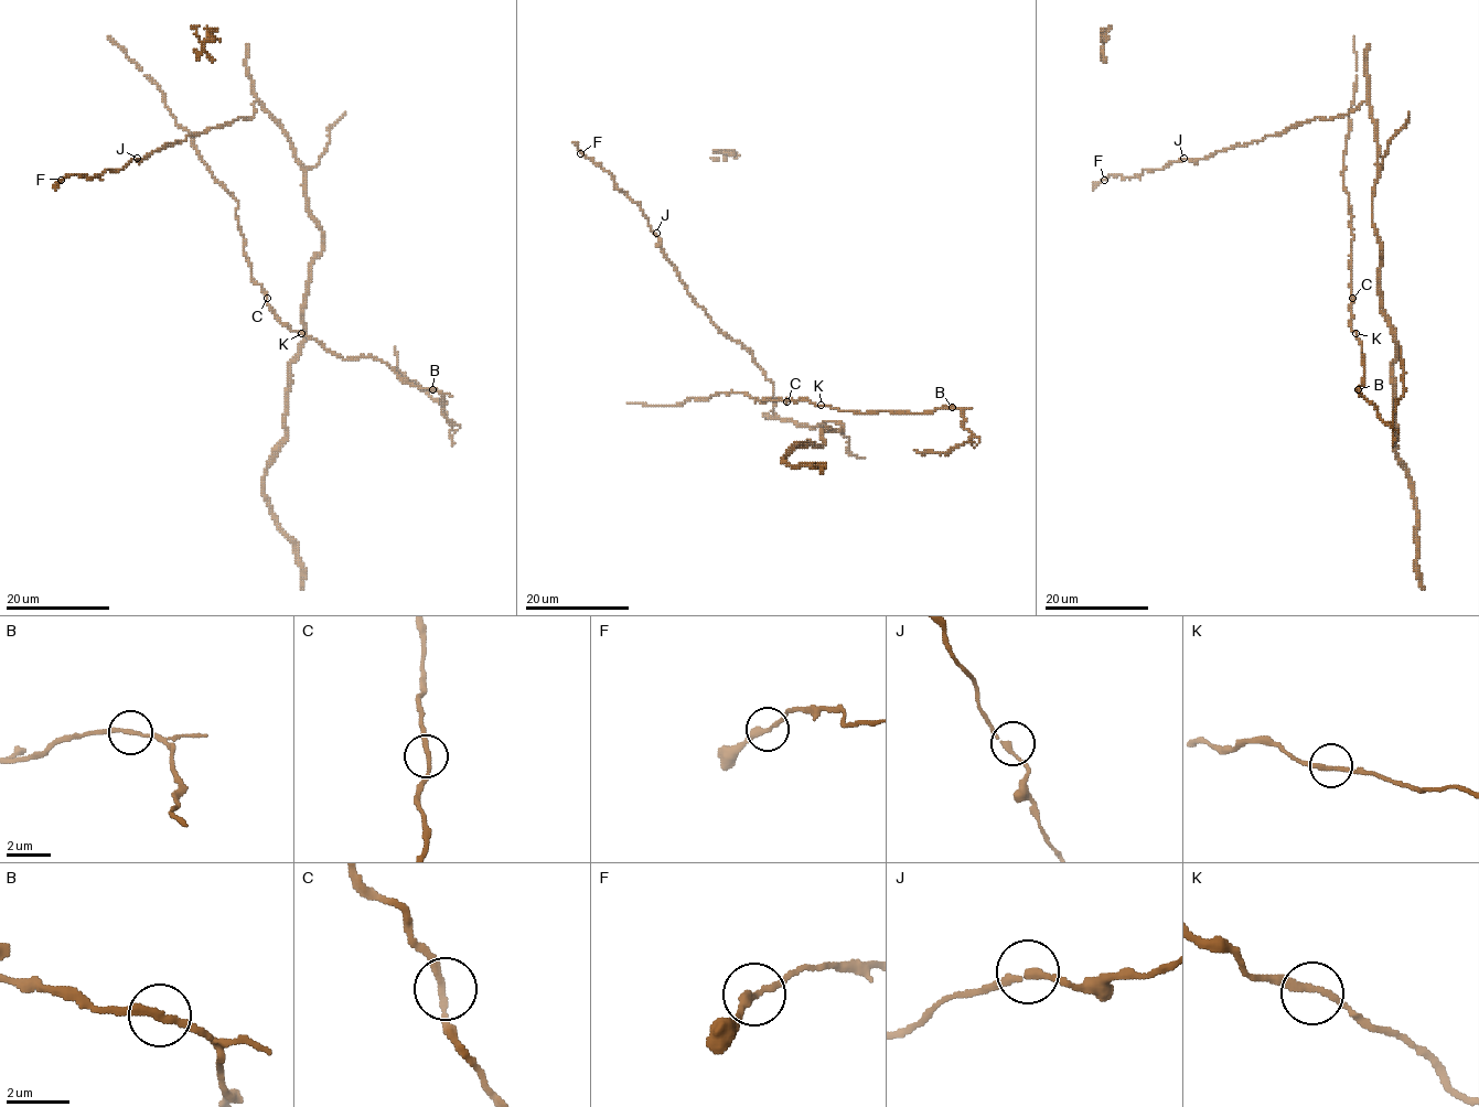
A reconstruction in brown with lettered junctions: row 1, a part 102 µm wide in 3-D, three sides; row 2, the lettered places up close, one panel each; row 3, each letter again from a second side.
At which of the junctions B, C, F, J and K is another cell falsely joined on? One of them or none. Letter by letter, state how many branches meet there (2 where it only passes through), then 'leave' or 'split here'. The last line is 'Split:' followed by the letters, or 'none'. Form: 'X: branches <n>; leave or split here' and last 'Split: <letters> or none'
B: branches 2; split here
C: branches 2; leave
F: branches 2; leave
J: branches 2; leave
K: branches 2; leave
Split: B

